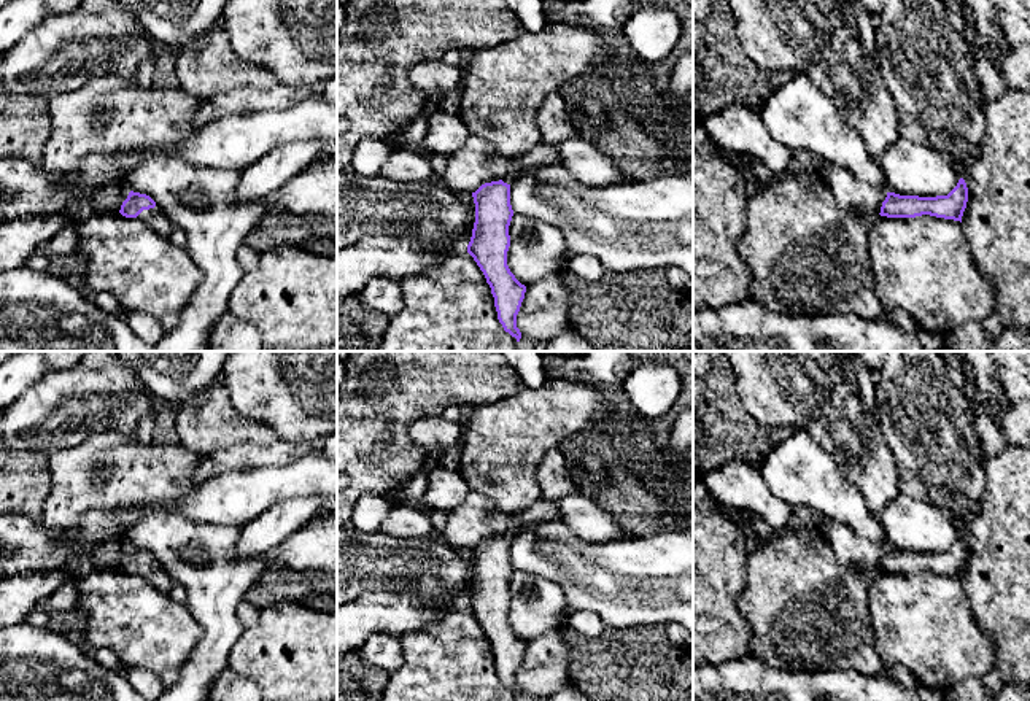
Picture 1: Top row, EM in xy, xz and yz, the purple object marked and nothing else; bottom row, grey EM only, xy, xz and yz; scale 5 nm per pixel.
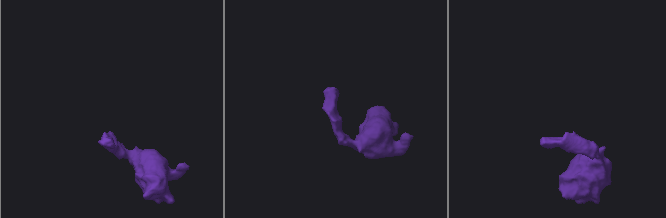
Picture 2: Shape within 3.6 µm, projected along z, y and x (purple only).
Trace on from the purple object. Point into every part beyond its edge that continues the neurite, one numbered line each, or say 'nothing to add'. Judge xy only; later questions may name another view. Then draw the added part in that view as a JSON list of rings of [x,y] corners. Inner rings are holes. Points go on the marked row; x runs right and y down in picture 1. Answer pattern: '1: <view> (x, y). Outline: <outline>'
1: xy (154, 218). Outline: [[[156,205],[154,208],[143,210],[137,219],[146,223],[161,237],[168,238],[173,223],[164,215],[164,211]]]

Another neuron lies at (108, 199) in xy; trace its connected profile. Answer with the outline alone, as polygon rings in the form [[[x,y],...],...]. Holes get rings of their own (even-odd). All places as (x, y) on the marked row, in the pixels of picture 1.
[[[106,186],[99,189],[92,196],[91,211],[99,213],[119,213],[122,202],[129,196],[129,189],[126,186]]]

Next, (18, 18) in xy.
[[[10,0],[0,8],[0,54],[19,43],[49,16],[43,0]]]

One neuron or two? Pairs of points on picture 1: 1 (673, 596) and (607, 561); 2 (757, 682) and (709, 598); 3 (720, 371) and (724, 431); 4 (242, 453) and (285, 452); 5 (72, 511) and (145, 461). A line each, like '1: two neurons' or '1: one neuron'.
1: one neuron
2: two neurons
3: one neuron
4: one neuron
5: one neuron

